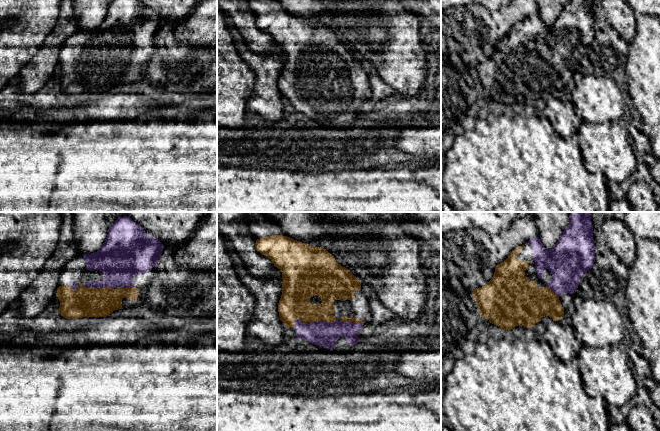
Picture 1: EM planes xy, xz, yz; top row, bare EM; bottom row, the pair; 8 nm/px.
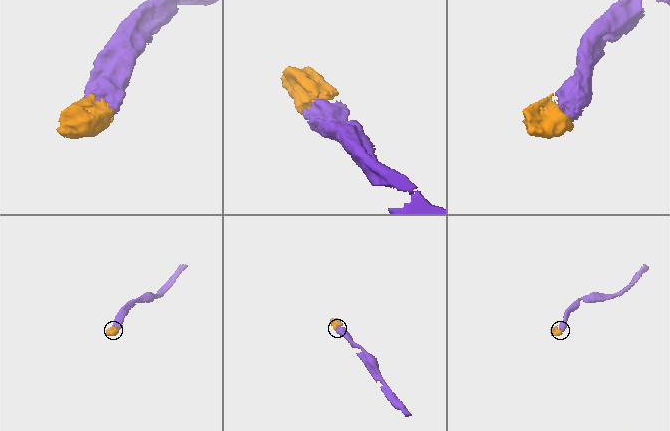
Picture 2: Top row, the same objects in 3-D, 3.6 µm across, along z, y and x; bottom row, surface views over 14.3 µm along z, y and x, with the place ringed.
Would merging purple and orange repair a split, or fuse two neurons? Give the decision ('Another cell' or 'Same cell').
Same cell

